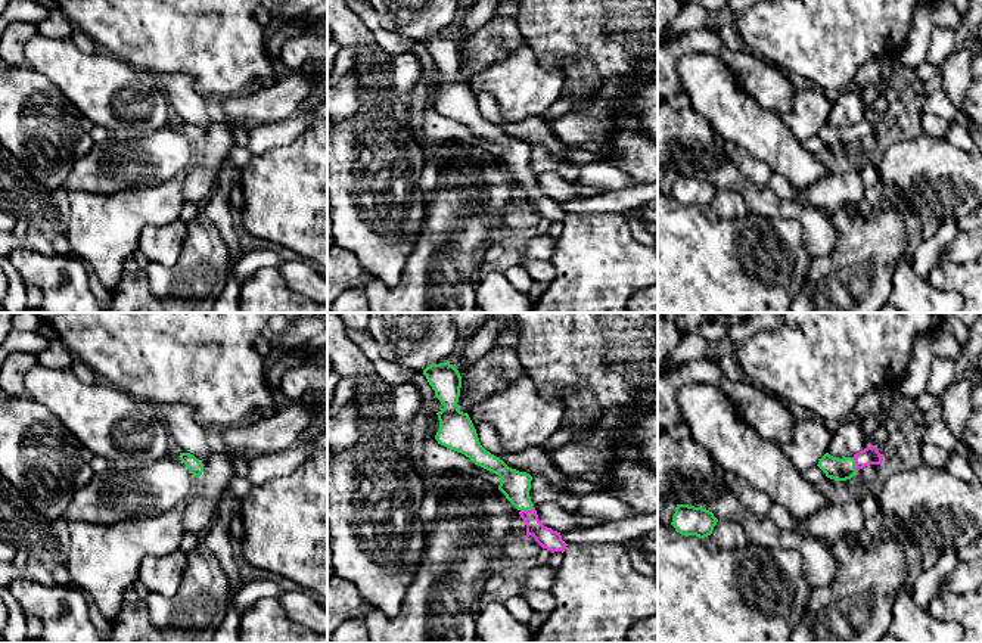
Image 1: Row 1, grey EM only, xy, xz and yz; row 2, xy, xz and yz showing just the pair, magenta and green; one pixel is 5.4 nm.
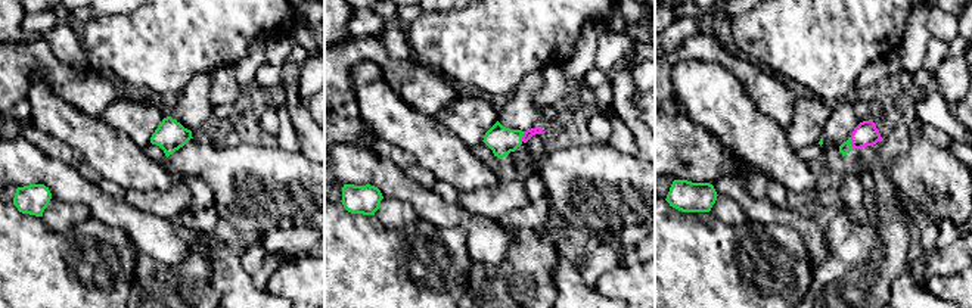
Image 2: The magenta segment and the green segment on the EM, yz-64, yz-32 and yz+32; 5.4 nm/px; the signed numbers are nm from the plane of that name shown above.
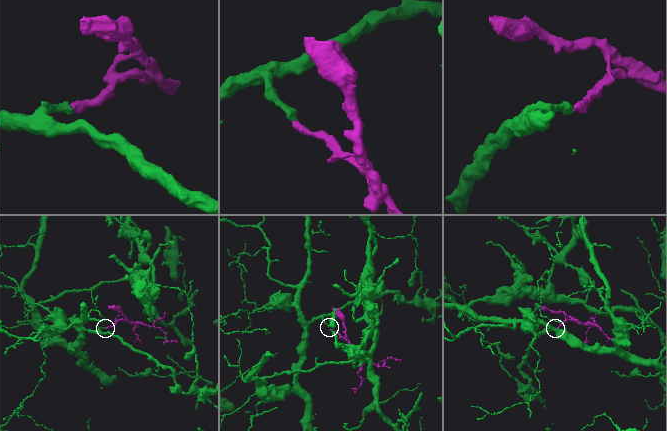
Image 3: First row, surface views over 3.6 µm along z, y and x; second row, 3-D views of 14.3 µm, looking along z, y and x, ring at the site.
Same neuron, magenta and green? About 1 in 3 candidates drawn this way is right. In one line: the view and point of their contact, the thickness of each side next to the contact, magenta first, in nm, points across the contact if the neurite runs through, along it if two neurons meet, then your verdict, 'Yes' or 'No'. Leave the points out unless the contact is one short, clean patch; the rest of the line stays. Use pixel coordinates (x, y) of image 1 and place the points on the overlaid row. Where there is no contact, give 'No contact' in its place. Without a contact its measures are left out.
Touches magenta at yz (855, 465). Thickness 100 nm (magenta) against 130 nm. Path across: yz (869, 456), (855, 465), (839, 469). Yes

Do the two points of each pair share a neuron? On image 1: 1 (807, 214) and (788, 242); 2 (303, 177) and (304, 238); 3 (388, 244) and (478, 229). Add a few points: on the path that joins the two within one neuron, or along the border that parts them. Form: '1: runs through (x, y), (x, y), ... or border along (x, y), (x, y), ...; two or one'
1: border along (768, 219), (792, 219), (811, 255); two
2: runs through (303, 192), (303, 223); one
3: border along (425, 205), (420, 230), (406, 258), (403, 272); two

